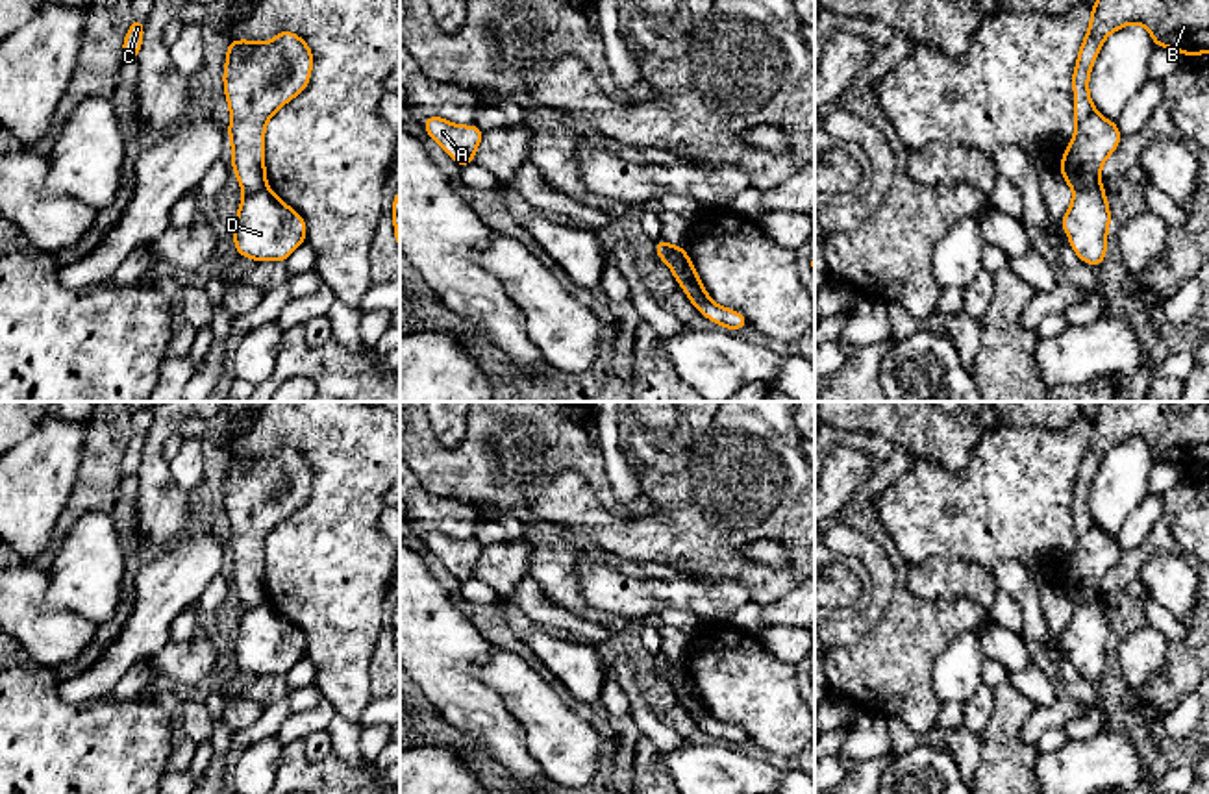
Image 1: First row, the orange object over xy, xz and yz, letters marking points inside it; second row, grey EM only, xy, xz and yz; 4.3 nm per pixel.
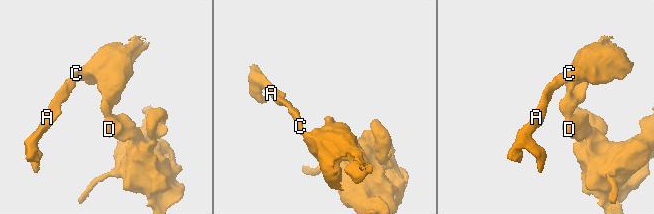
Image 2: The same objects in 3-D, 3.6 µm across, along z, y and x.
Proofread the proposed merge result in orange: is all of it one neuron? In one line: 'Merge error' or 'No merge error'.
Merge error

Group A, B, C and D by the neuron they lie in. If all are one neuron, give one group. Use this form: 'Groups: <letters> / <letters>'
Groups: A B C / D

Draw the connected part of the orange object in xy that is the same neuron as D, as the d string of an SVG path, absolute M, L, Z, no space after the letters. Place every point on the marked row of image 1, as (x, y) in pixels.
M268 187L244 194L233 224L241 257L283 263L304 241L305 220Z

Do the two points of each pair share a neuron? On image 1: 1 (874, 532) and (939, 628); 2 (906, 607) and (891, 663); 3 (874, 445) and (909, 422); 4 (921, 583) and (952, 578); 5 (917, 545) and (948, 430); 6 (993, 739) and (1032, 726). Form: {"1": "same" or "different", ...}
{"1": "same", "2": "same", "3": "different", "4": "same", "5": "different", "6": "different"}

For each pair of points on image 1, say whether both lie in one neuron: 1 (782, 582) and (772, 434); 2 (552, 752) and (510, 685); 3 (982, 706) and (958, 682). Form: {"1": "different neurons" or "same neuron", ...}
{"1": "same neuron", "2": "same neuron", "3": "different neurons"}

